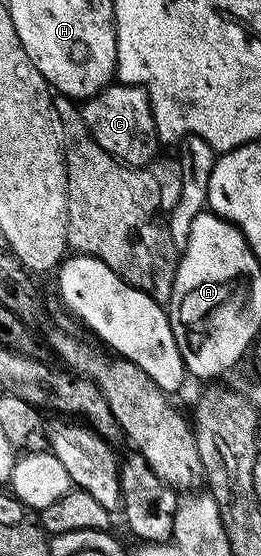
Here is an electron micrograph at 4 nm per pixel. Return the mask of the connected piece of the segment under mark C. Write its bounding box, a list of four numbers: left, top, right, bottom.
[80,83,160,165]

